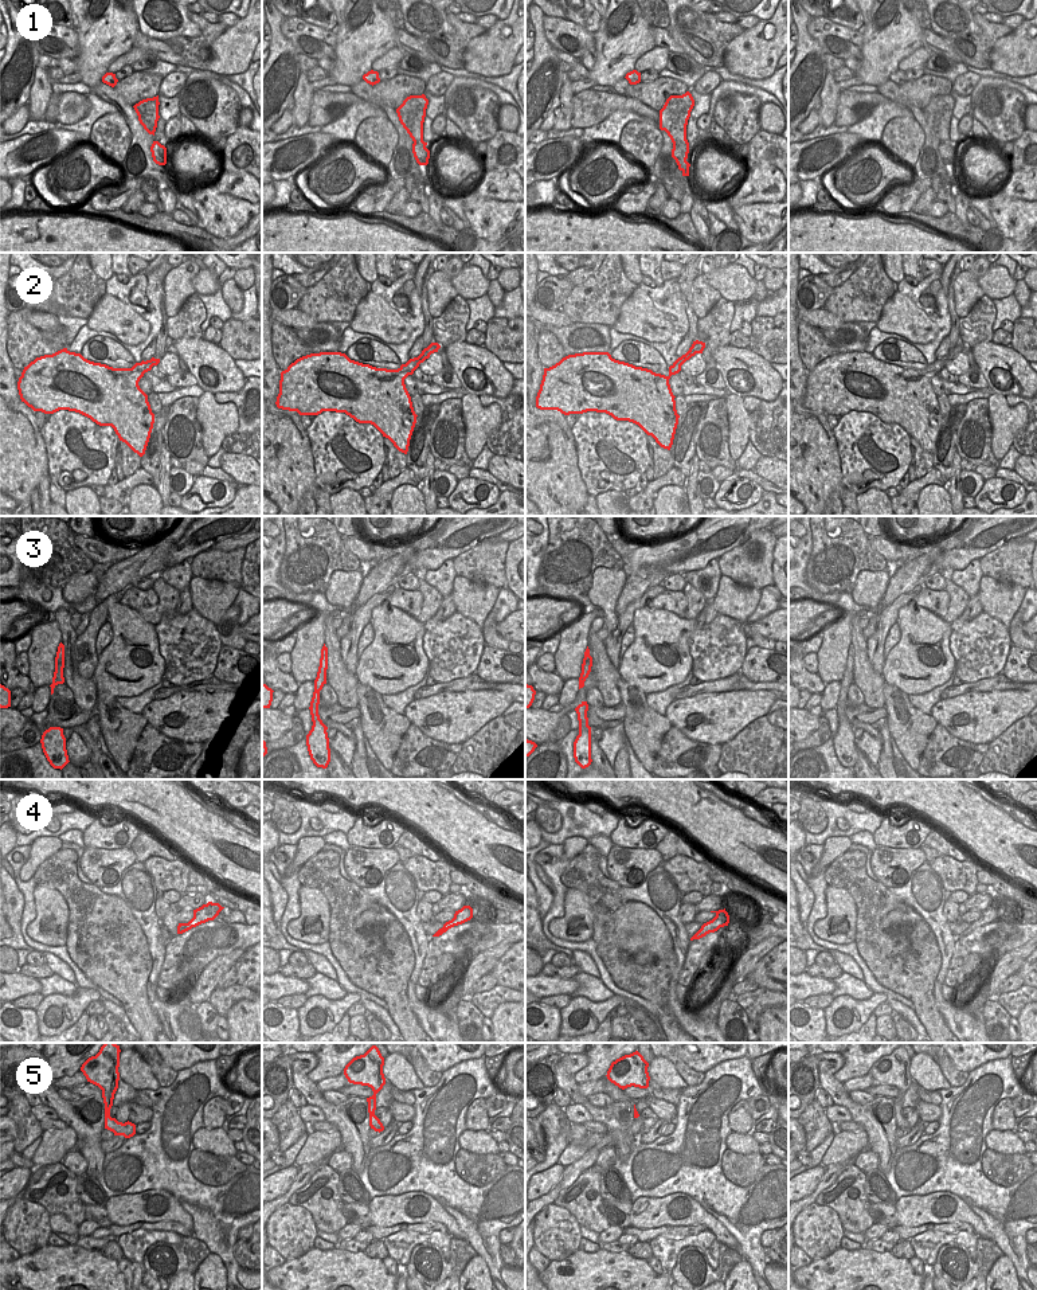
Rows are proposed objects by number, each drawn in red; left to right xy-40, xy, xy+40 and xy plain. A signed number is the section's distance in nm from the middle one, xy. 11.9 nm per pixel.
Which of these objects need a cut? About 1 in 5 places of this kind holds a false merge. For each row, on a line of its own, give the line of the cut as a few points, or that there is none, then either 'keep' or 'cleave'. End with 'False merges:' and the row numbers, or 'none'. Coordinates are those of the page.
1: cut in xy+40 along (673, 144), (688, 149); cleave
2: no cut; keep
3: no cut; keep
4: no cut; keep
5: no cut; keep
False merges: 1

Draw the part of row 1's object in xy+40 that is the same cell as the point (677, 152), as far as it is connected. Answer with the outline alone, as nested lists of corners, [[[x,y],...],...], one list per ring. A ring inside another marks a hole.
[[[680,144],[673,145],[672,157],[676,160],[682,176],[689,176],[690,164],[686,161],[689,149],[684,150]]]

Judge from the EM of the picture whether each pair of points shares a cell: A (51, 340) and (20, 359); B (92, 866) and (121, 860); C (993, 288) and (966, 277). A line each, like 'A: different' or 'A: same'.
A: different
B: same
C: different

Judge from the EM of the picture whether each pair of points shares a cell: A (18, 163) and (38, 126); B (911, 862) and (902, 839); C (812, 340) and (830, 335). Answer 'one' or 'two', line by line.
A: two
B: two
C: two

